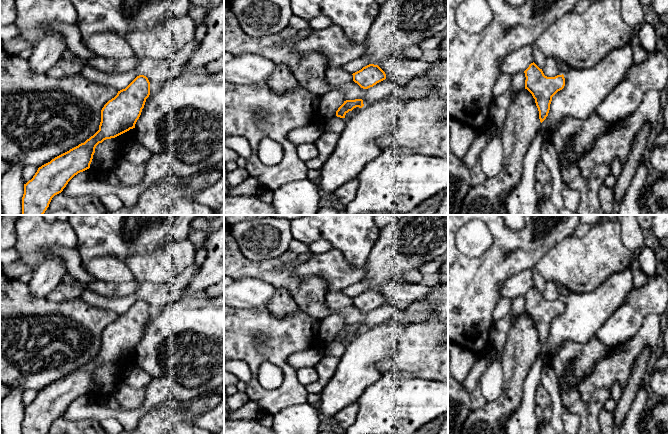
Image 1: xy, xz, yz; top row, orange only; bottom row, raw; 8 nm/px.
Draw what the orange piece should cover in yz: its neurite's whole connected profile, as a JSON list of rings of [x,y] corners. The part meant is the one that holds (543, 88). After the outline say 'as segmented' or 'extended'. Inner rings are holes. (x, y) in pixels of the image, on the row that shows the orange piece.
[[[534,62],[524,71],[525,89],[527,89],[535,99],[539,111],[539,119],[542,123],[548,116],[552,97],[565,86],[564,75],[547,77]]]; as segmented

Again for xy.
[[[144,75],[137,76],[125,89],[118,91],[102,108],[99,130],[93,136],[39,167],[33,178],[24,184],[21,215],[43,215],[52,198],[61,193],[75,175],[90,168],[95,148],[99,143],[135,128],[149,95],[150,82]]]; as segmented

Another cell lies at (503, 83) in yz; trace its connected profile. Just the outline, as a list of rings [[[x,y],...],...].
[[[500,74],[500,76],[496,79],[492,87],[493,97],[502,95],[510,89],[512,84],[512,77],[513,76],[509,74]]]

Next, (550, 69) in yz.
[[[547,58],[542,71],[547,77],[555,77],[557,75],[562,75],[562,72],[559,70],[558,64],[554,58]]]

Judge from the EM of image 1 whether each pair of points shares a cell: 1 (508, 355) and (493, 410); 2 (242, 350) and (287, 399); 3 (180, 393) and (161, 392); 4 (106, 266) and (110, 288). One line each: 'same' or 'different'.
1: same
2: same
3: same
4: different

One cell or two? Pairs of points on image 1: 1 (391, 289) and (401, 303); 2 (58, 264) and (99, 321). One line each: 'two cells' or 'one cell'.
1: one cell
2: two cells

